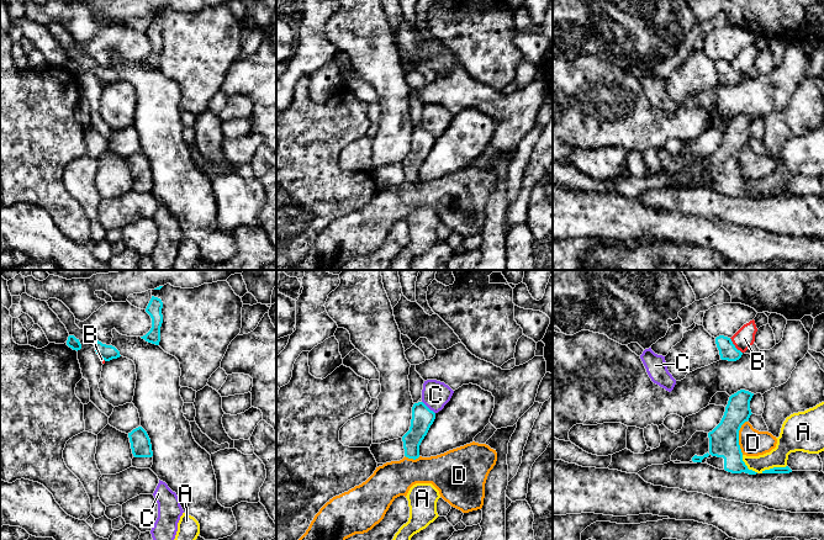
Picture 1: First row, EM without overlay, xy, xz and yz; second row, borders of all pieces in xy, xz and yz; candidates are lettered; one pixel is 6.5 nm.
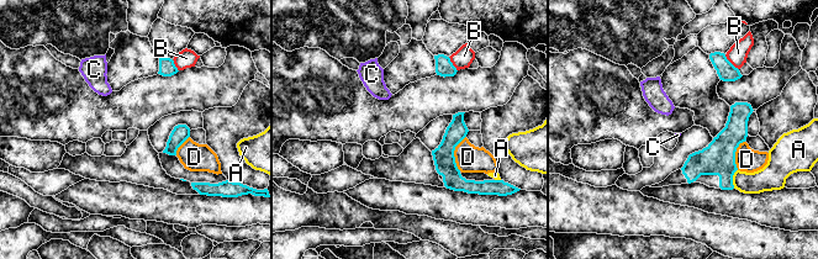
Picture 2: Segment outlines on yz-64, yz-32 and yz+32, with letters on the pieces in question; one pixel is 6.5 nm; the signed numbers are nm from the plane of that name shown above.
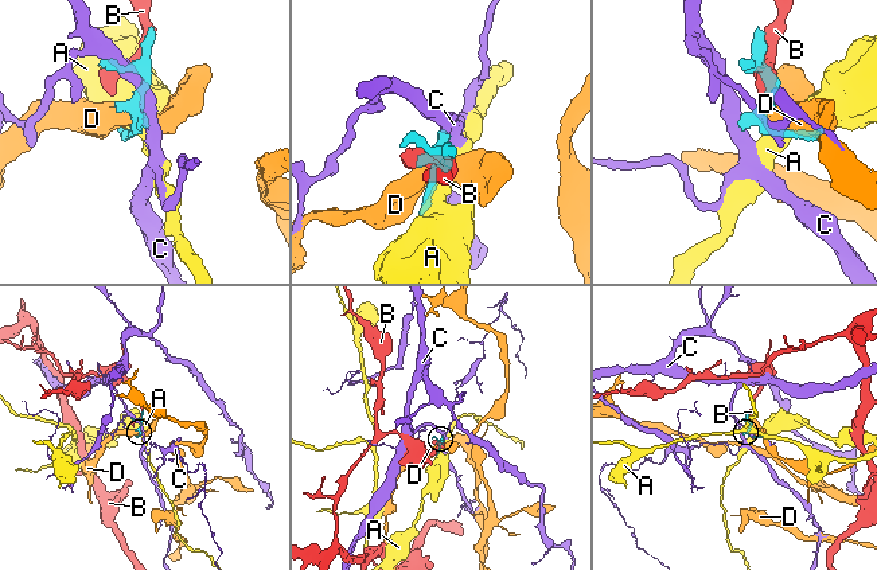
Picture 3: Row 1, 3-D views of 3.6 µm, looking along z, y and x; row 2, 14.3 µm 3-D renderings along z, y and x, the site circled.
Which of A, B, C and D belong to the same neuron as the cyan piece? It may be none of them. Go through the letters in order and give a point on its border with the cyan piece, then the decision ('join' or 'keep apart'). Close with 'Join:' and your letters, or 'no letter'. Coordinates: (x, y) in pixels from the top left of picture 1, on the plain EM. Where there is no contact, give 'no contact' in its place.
A: meets cyan in yz at (774, 191); keep apart
B: meets cyan in yz at (734, 69); keep apart
C: meets cyan in xz at (427, 131); keep apart
D: meets cyan in yz at (738, 162); keep apart
Join: no letter

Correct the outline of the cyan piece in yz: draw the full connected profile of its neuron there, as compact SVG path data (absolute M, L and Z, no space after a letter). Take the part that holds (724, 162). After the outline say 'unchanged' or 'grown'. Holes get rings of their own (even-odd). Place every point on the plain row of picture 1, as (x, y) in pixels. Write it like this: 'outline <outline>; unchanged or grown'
outline M740 113L729 121L720 147L708 157L712 181L707 182L704 187L731 197L757 197L749 194L743 185L743 176L739 169L739 154L752 138L750 133L752 120L754 117Z; grown

